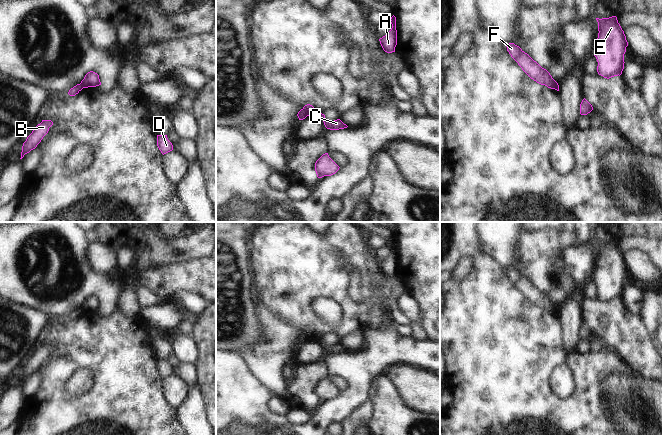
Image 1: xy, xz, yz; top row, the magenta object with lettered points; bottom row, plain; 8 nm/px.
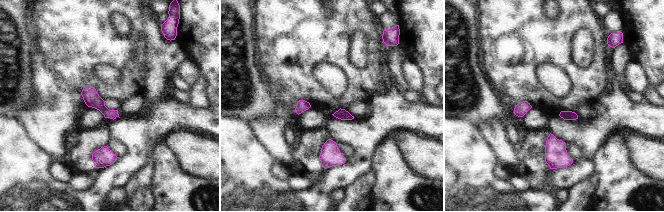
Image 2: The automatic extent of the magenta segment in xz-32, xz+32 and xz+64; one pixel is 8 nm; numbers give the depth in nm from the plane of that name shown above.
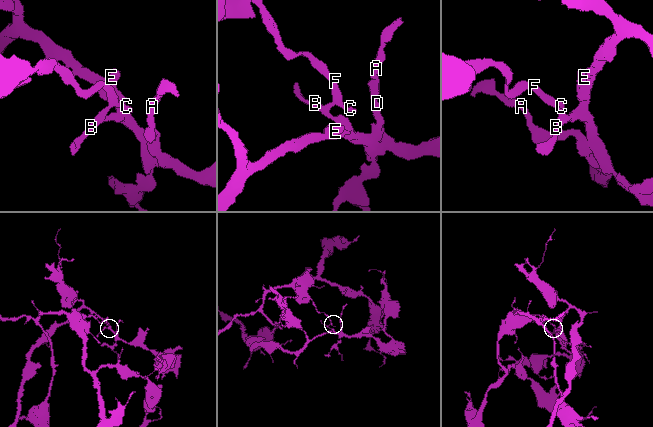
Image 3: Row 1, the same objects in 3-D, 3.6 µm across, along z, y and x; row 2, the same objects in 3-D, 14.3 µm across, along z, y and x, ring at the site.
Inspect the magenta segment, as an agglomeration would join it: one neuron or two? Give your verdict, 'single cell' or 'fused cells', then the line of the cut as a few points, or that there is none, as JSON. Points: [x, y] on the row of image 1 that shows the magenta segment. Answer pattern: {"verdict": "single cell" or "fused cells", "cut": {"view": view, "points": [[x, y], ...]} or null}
{"verdict": "fused cells", "cut": {"view": "xz", "points": [[301, 109], [308, 115]]}}

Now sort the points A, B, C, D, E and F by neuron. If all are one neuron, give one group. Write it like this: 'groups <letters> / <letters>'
groups A B D E / C F

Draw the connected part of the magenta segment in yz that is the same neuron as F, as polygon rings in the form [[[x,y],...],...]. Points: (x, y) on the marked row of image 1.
[[[514,43],[506,45],[511,57],[518,63],[522,70],[534,81],[548,88],[554,89],[558,83],[552,78],[550,73],[542,68],[527,53]]]

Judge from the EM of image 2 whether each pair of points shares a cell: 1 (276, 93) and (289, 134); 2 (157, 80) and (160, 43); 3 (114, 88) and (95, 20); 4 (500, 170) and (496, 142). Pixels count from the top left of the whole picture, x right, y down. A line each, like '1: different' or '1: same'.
1: different
2: same
3: same
4: different

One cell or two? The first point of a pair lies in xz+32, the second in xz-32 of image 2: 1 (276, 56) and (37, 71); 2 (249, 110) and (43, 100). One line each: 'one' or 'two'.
1: two
2: two

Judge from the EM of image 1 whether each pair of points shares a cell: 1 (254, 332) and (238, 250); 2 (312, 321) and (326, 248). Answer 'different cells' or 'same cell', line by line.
1: same cell
2: same cell

